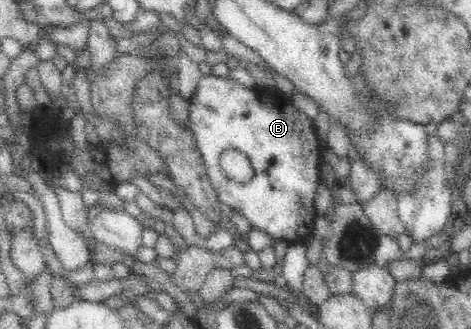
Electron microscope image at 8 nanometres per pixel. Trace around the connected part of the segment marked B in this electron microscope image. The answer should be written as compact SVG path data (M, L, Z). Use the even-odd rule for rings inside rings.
M210 74L202 77L202 79L198 82L195 94L189 98L188 101L189 125L191 125L191 131L193 131L193 135L195 135L195 141L197 141L199 153L203 158L203 163L208 178L210 179L210 184L217 194L218 202L226 204L227 206L231 207L231 209L239 211L250 222L250 226L252 228L266 232L274 239L282 238L286 240L295 240L295 238L301 238L301 236L312 235L315 218L319 216L314 199L319 181L321 181L318 168L323 159L322 150L324 144L318 138L313 120L307 117L303 112L300 112L297 107L293 105L292 97L273 88L248 89L247 87L243 86L243 84L239 83L239 81L232 79L230 76L220 77ZM227 150L237 150L237 152L241 152L241 154L243 154L249 160L251 167L253 167L254 176L250 182L247 182L247 184L236 184L235 182L232 182L229 178L227 178L227 176L225 176L223 170L220 168L221 154L223 154L223 152L227 152Z

